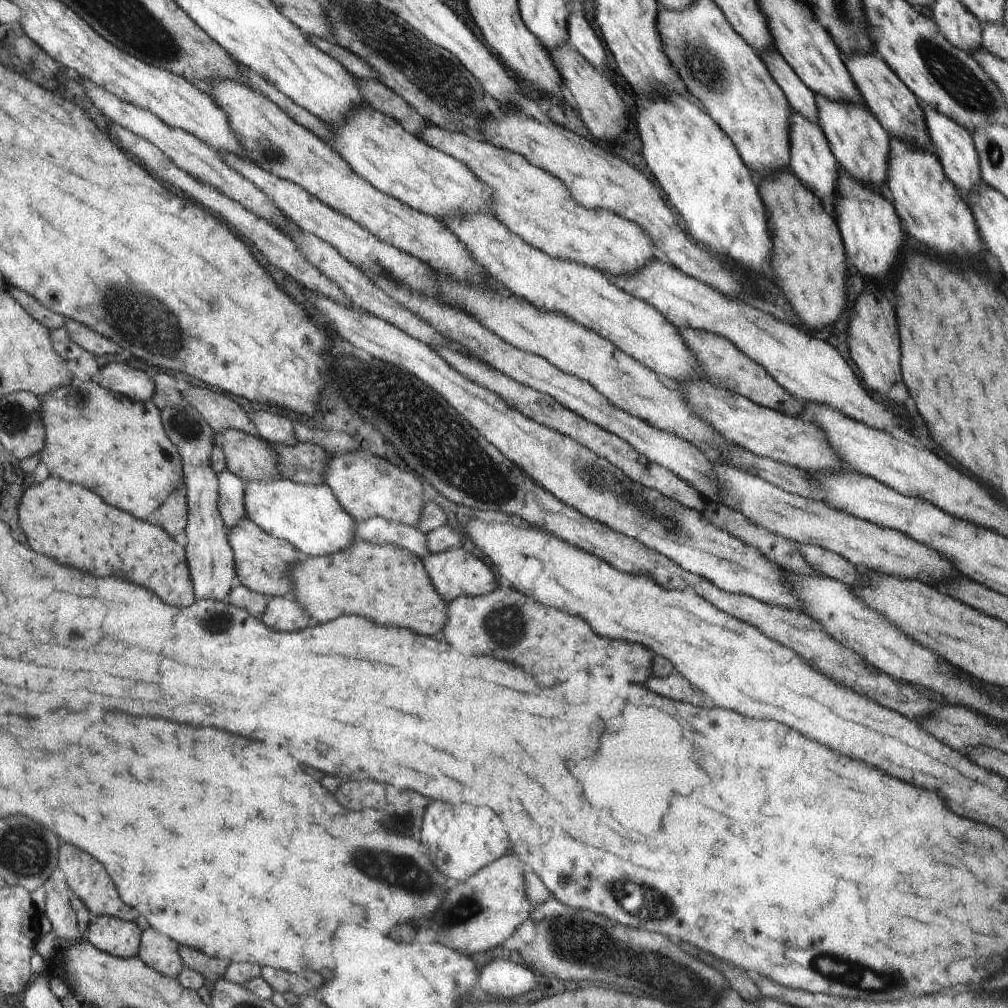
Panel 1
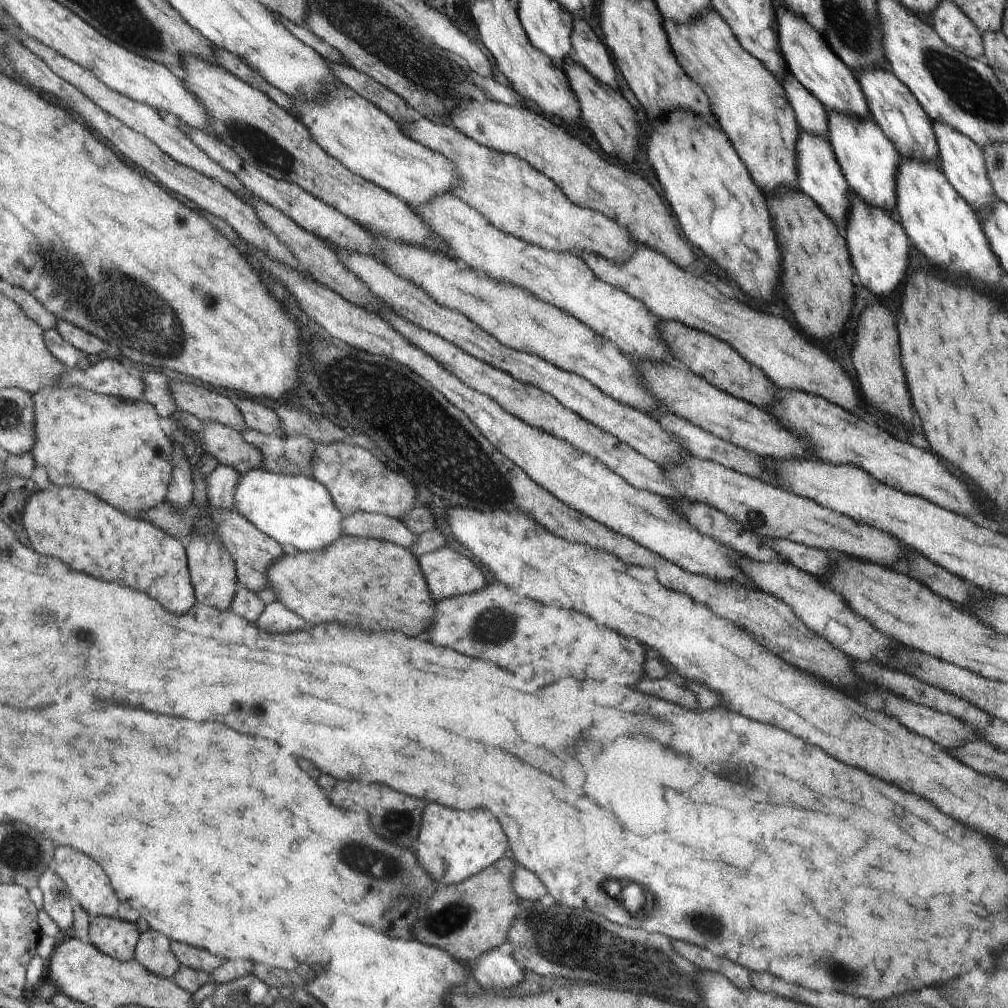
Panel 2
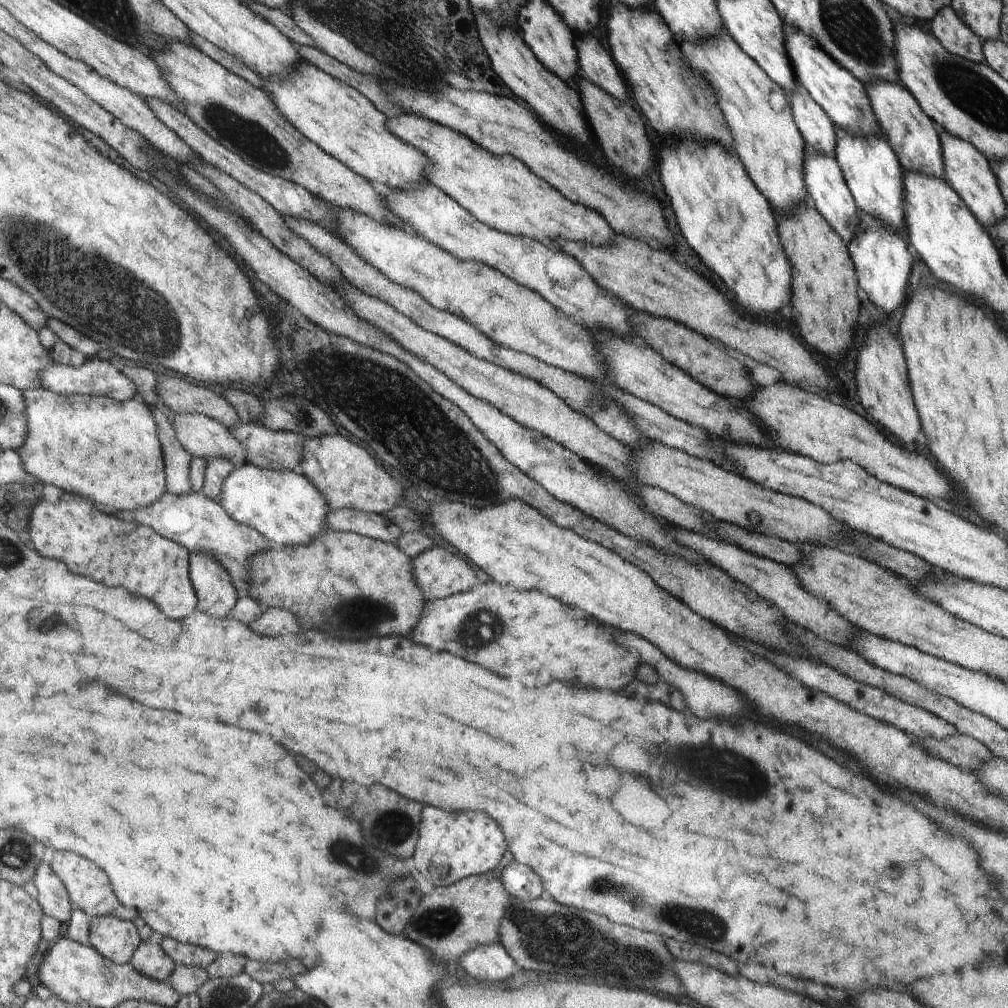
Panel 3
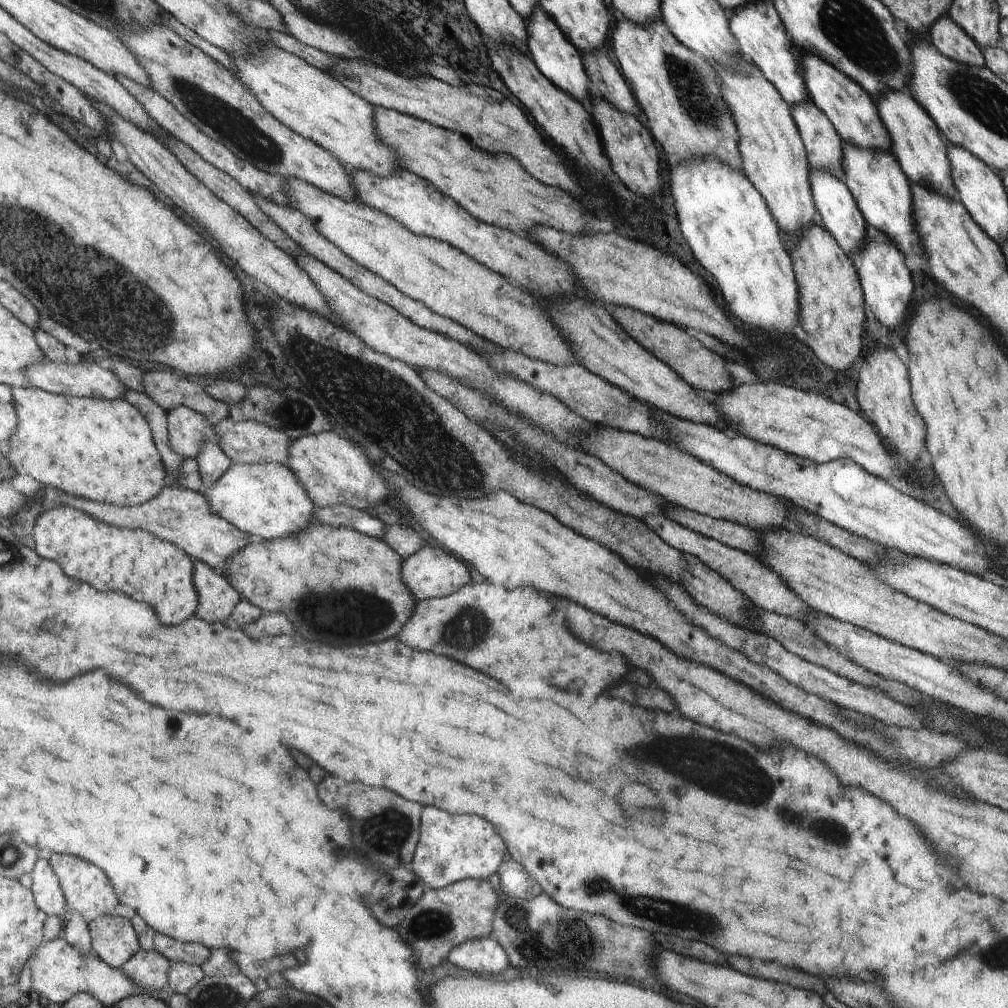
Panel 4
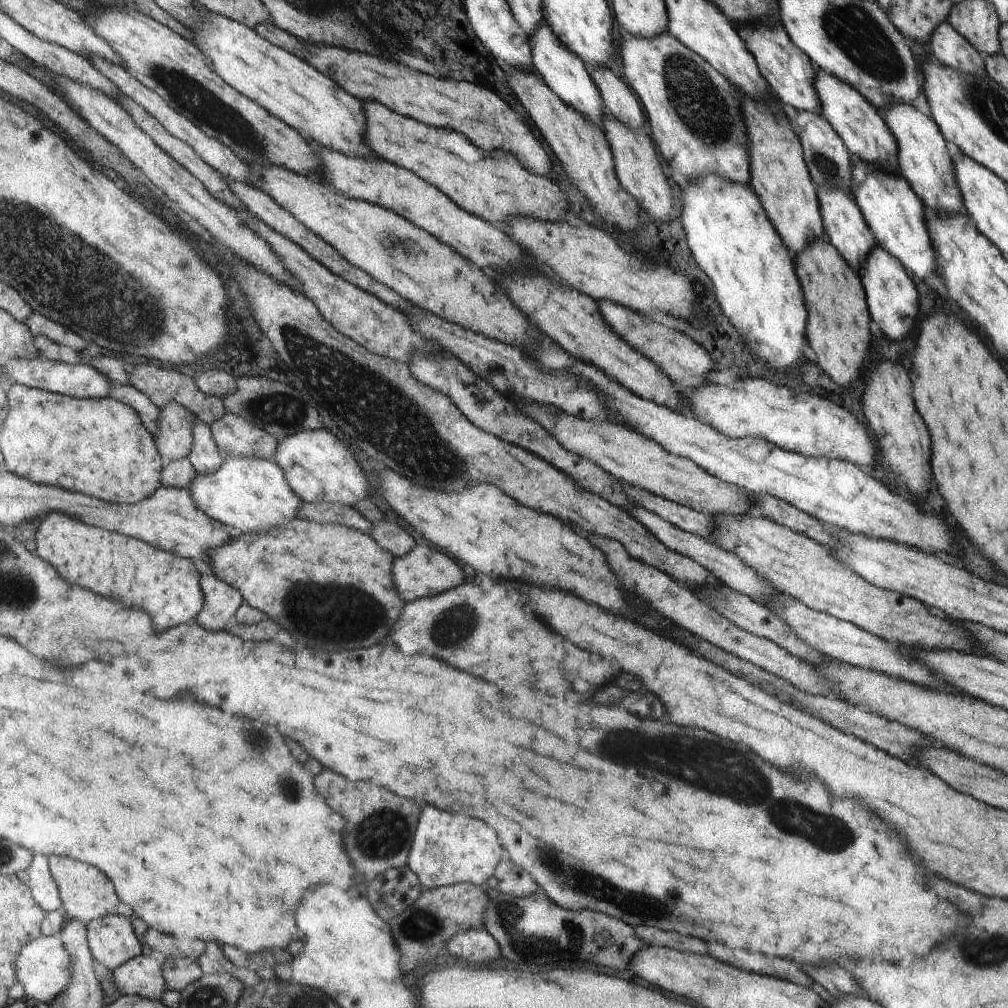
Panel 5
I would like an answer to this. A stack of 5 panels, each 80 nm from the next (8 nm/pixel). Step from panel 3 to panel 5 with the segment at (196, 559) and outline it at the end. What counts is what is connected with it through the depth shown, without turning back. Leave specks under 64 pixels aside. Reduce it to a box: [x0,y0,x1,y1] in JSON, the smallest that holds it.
[196,574,244,630]

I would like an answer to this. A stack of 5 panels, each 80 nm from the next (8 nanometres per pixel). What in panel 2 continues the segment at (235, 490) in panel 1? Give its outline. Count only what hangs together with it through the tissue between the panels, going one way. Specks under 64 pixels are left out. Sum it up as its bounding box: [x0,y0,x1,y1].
[207,464,240,512]

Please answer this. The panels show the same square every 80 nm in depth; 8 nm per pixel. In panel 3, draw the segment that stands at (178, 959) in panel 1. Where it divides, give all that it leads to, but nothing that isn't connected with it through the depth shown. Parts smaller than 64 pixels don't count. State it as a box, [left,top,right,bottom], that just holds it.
[131,936,176,983]

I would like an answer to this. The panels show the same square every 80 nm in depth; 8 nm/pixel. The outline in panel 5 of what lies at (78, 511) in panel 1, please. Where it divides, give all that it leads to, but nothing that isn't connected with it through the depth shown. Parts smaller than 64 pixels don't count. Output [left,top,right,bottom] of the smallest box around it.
[36,512,205,632]

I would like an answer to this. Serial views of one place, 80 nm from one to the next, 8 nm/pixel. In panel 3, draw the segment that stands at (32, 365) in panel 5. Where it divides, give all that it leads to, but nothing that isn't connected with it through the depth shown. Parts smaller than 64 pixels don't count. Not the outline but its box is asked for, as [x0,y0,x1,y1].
[42,357,140,401]

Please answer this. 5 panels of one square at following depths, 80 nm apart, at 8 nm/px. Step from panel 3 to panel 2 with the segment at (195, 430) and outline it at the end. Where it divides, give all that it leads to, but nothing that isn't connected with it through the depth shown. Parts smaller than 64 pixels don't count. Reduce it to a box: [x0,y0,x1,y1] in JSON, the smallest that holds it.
[200,423,263,475]

